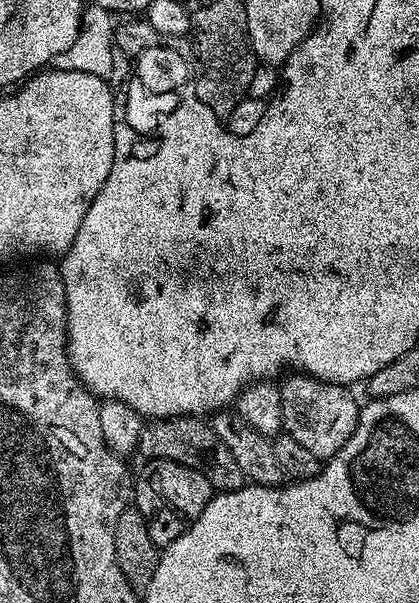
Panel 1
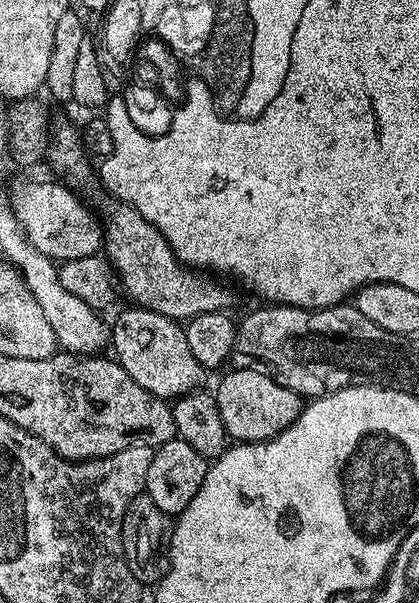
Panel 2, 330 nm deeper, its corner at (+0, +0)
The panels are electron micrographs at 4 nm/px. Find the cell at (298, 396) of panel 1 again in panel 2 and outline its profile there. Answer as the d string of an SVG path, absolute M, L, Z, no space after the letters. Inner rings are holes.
M233 367L231 371L223 373L225 376L221 378L220 385L214 388L214 395L225 433L231 439L233 436L233 441L259 444L262 440L282 434L282 430L286 430L300 417L305 401L294 390L278 386L274 378L258 370Z

